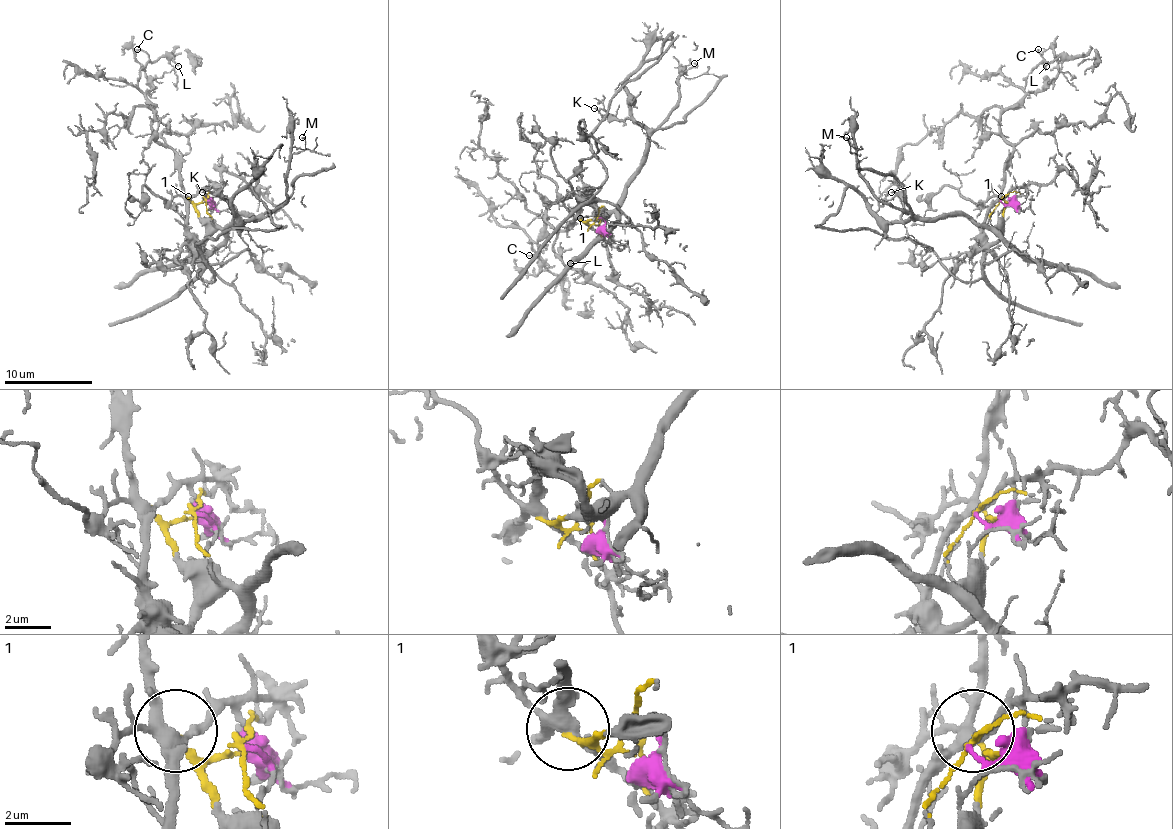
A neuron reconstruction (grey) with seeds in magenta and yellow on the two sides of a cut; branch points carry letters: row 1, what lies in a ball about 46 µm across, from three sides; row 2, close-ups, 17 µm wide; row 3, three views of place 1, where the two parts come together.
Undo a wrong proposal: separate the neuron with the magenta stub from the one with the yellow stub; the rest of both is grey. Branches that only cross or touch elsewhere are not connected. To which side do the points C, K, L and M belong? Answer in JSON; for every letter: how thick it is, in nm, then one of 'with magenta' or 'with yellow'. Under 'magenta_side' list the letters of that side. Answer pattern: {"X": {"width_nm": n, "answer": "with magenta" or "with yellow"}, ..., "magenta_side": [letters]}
{"C": {"width_nm": 110, "answer": "with magenta"}, "K": {"width_nm": 120, "answer": "with yellow"}, "L": {"width_nm": 110, "answer": "with magenta"}, "M": {"width_nm": 120, "answer": "with yellow"}, "magenta_side": ["C", "L"]}

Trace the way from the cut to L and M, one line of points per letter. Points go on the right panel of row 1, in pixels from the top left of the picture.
L: (1001, 200), (1006, 205), (1015, 191), (1001, 196), (1012, 147), (999, 119), (1030, 73), (1059, 57), (1045, 66)
M: (1001, 200), (990, 213), (993, 227), (964, 216), (913, 218), (880, 200), (861, 174), (845, 136)

